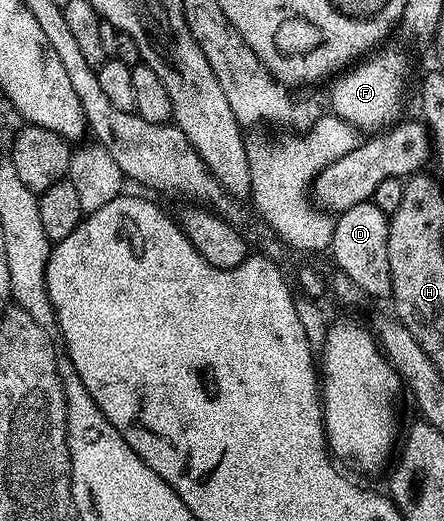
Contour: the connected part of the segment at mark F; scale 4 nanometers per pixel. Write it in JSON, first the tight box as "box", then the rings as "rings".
{"box":[328,47,409,134],"rings":[[[382,47],[344,69],[328,85],[328,111],[365,134],[377,134],[382,130],[388,130],[403,116],[401,107],[405,104],[405,83],[409,80],[409,64],[399,49],[389,47]]]}

